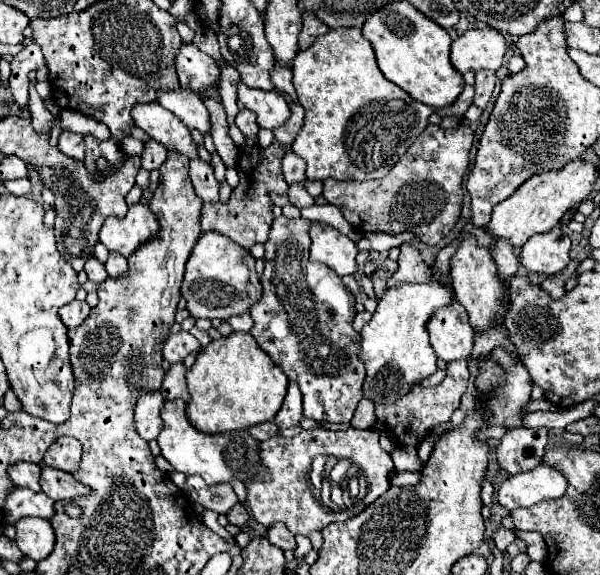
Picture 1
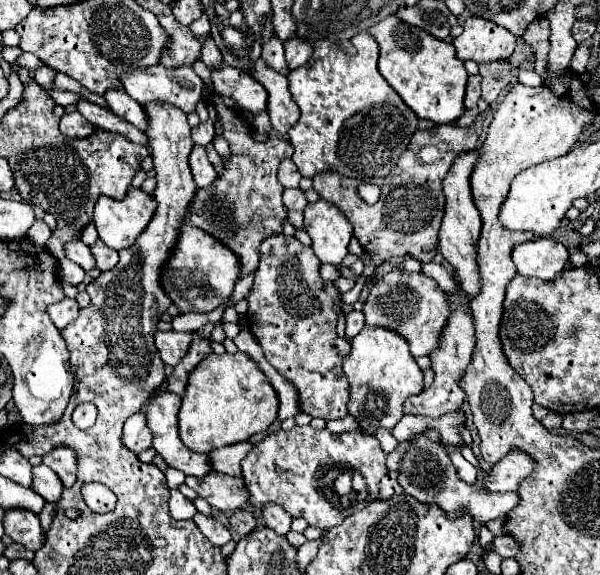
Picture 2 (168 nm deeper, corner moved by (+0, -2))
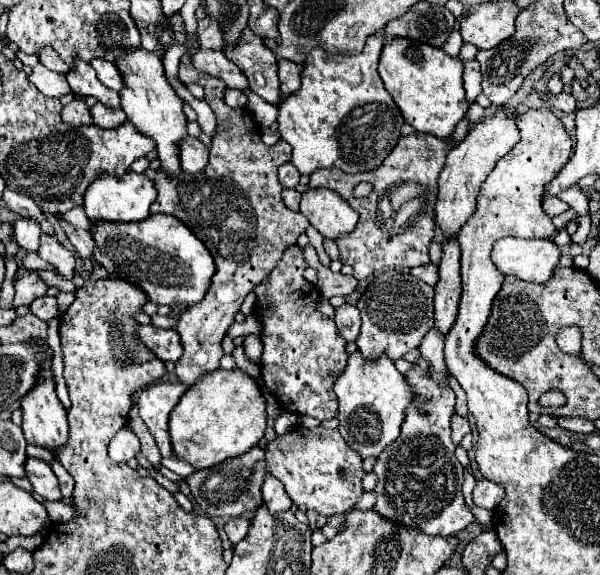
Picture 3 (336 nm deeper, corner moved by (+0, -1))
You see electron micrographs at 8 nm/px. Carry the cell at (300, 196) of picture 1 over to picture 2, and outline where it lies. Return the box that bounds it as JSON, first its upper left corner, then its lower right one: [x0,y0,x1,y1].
[283,187,307,211]

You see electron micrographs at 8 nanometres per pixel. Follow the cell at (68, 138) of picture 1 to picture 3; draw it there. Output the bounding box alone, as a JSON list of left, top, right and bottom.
[61,100,93,126]

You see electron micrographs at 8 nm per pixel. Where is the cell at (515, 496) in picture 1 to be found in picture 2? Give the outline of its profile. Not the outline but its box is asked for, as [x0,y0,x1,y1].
[397,433,519,523]

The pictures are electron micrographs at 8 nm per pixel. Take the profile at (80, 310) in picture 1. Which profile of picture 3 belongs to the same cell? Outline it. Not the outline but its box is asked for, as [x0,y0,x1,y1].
[29,296,61,322]

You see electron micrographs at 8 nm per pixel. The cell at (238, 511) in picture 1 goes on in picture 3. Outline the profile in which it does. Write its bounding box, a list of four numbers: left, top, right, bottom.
[225,516,251,544]

